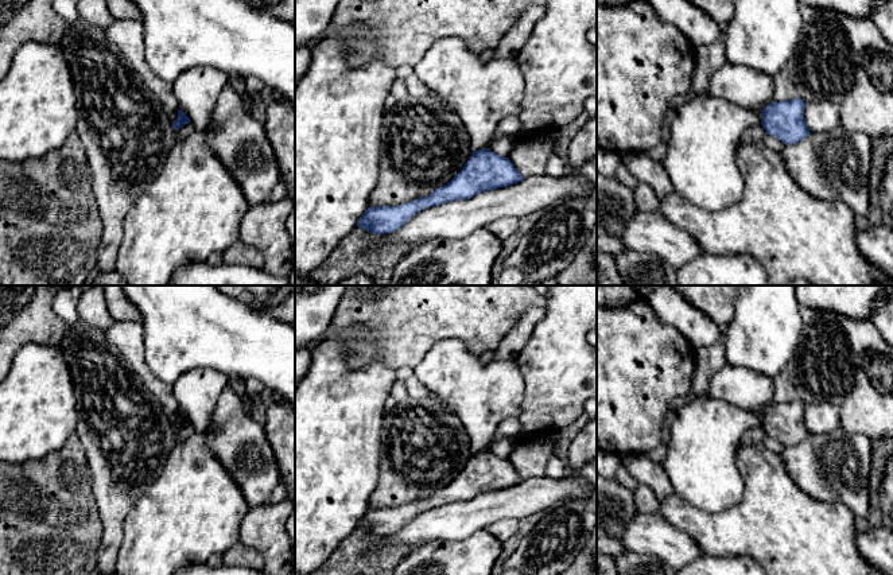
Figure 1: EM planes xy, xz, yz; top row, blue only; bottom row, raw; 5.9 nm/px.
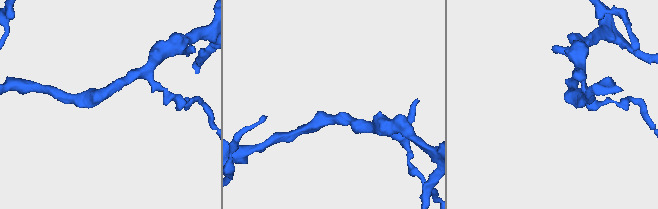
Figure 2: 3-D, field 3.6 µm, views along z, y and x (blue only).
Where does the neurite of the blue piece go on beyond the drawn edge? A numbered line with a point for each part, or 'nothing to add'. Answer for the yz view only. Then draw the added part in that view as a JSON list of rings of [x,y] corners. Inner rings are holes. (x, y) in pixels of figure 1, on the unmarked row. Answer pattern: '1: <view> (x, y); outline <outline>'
nothing to add

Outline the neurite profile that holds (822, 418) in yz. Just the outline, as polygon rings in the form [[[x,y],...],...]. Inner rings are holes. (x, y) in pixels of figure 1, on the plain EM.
[[[828,403],[805,404],[804,421],[812,435],[830,434],[842,426],[839,408]]]

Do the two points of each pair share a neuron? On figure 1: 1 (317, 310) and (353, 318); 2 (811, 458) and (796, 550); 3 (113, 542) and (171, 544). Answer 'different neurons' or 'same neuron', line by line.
1: different neurons
2: different neurons
3: different neurons

